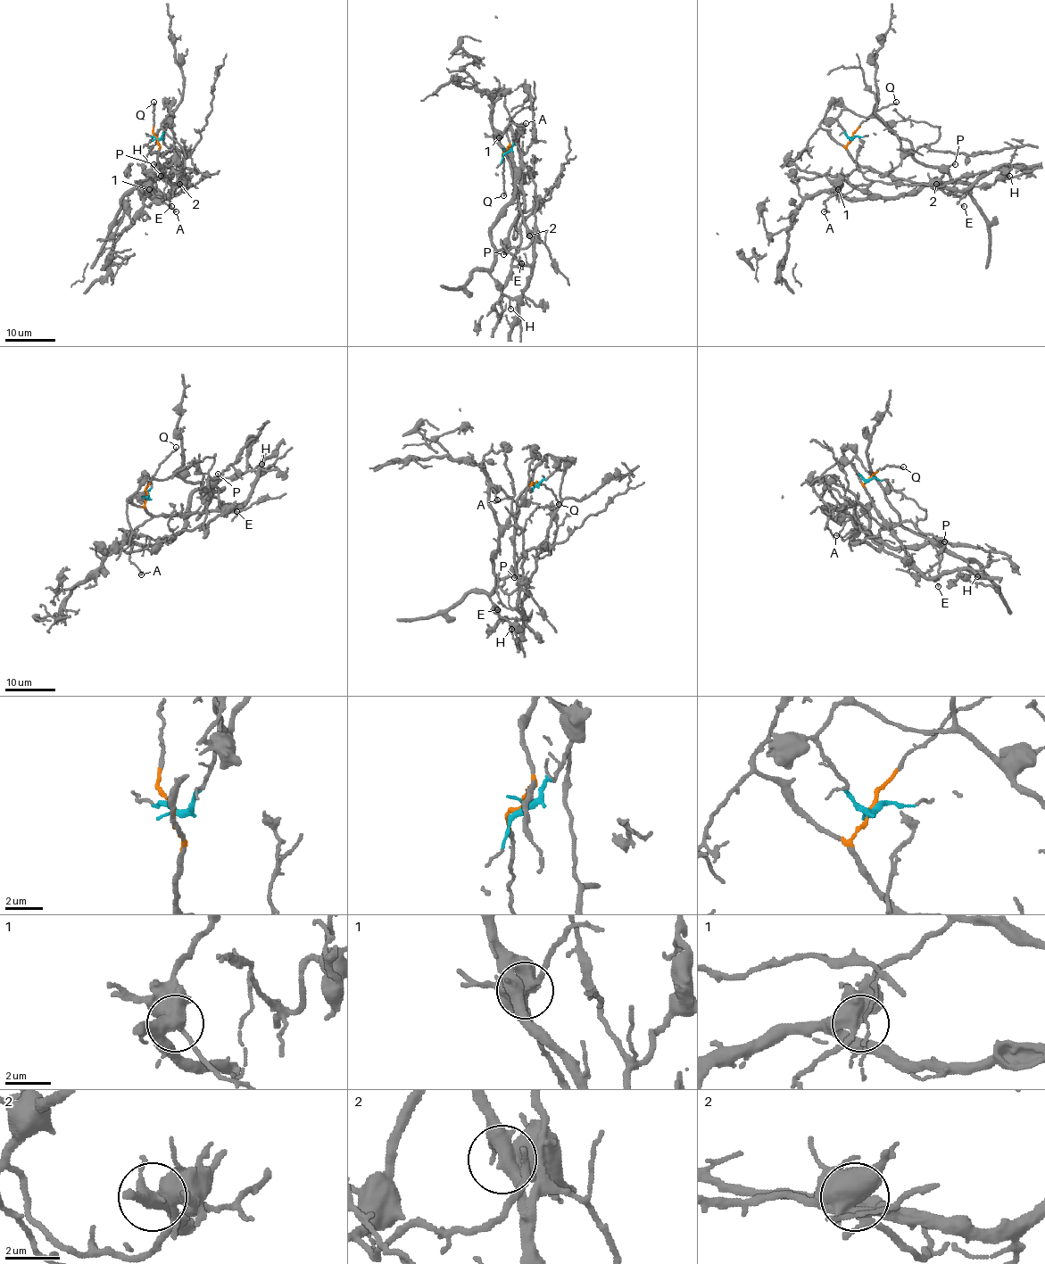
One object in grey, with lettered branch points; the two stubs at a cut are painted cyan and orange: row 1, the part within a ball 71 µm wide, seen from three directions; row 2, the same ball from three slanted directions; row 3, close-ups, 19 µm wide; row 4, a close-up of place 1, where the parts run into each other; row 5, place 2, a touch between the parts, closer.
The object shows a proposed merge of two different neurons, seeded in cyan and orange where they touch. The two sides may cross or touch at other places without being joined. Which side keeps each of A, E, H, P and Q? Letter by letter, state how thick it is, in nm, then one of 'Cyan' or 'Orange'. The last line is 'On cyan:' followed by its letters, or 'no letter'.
A: Thickness 180 nm. Orange
E: Thickness 140 nm. Orange
H: Thickness 180 nm. Cyan
P: Thickness 100 nm. Cyan
Q: Thickness 170 nm. Orange
On cyan: H, P

